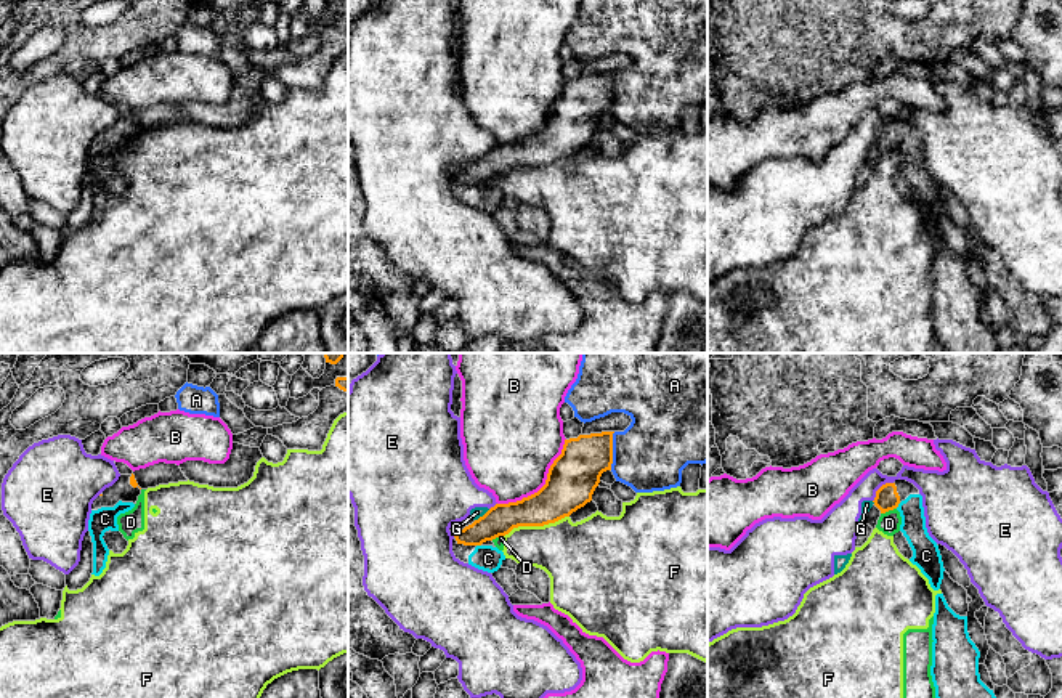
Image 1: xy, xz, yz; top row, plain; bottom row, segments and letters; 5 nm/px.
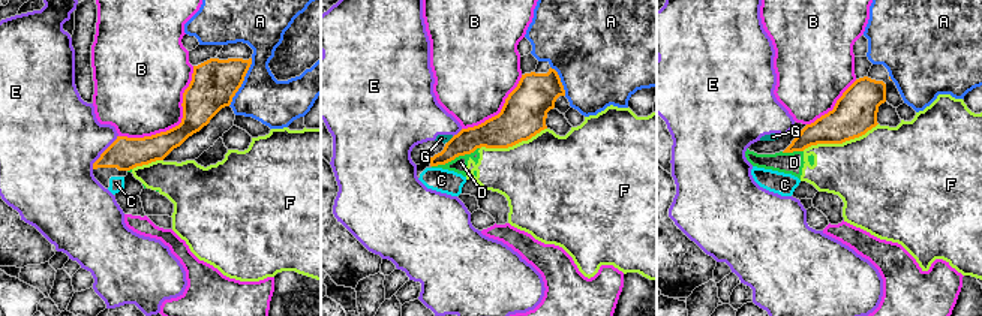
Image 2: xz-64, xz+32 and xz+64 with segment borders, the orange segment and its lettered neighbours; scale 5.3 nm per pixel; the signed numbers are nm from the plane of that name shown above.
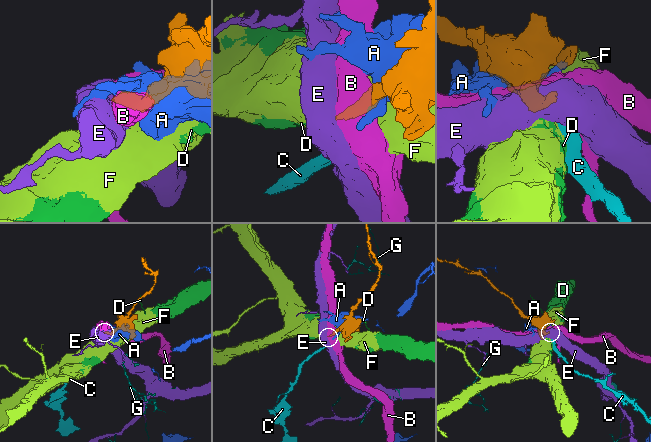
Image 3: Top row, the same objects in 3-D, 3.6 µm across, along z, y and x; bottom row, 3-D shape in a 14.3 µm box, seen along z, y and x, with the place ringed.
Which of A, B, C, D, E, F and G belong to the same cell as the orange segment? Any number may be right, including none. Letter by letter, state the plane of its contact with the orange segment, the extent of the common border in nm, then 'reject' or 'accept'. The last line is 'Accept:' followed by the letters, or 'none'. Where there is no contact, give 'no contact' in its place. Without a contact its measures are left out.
A: xz | 190 nm | reject
B: xz | 480 nm | reject
C: yz | 40 nm | accept
D: yz | 90 nm | reject
E: yz | 140 nm | reject
F: xz | 340 nm | reject
G: xz | 100 nm | reject
Accept: C

